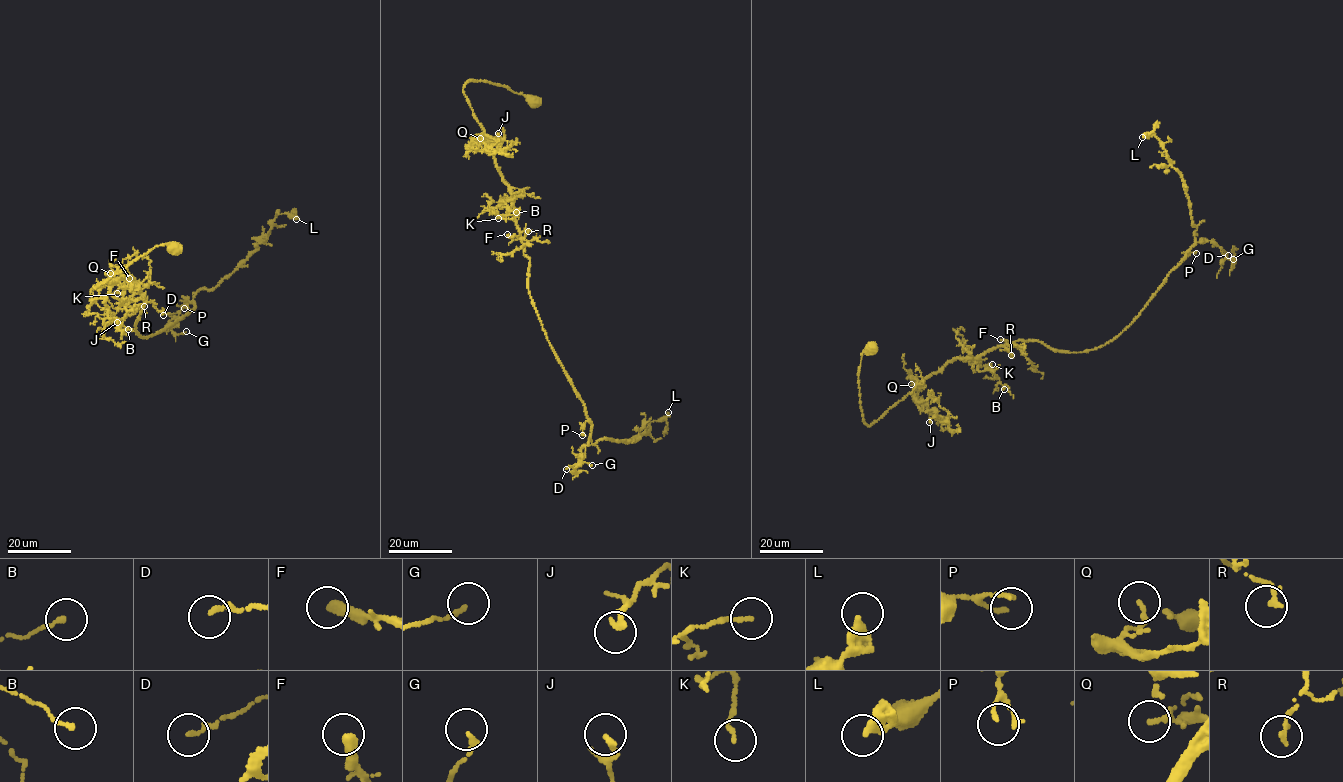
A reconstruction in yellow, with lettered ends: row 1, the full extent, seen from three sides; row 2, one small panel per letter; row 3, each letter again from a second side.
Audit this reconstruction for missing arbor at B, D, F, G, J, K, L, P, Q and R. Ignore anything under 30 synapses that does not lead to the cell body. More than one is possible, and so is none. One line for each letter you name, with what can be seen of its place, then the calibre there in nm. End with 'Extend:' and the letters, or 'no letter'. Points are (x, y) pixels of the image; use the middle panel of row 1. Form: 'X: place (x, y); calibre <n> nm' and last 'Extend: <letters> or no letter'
F: place (507, 234); calibre 380 nm
Extend: F

